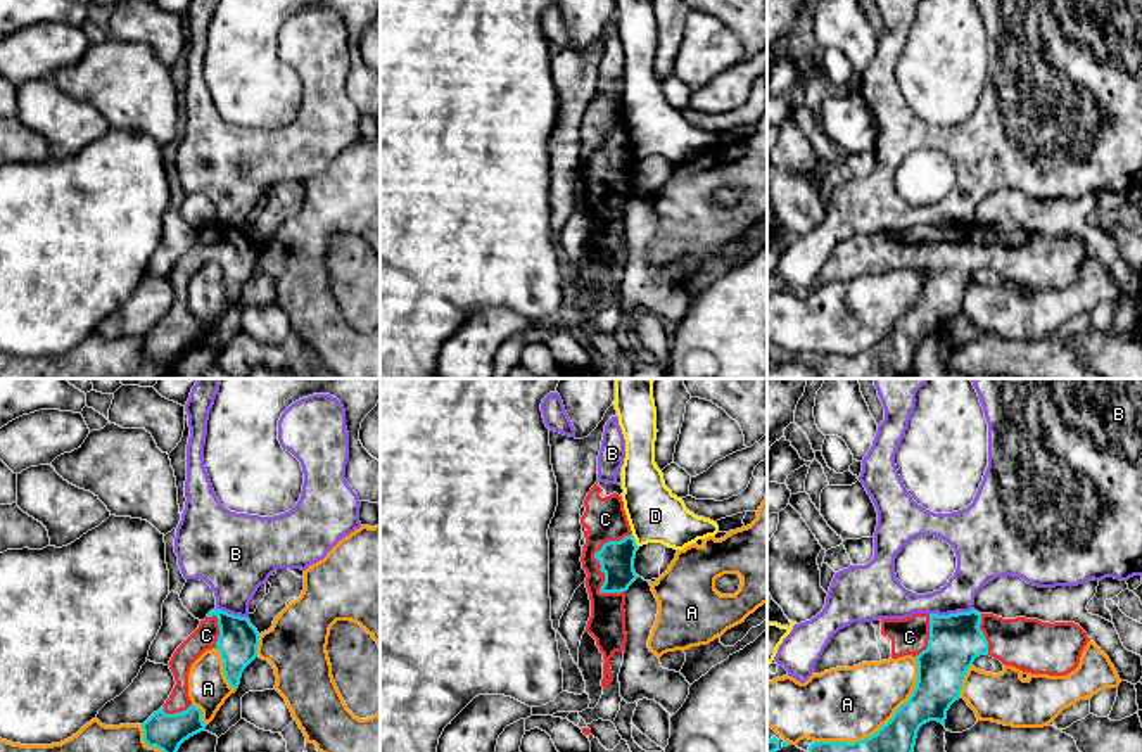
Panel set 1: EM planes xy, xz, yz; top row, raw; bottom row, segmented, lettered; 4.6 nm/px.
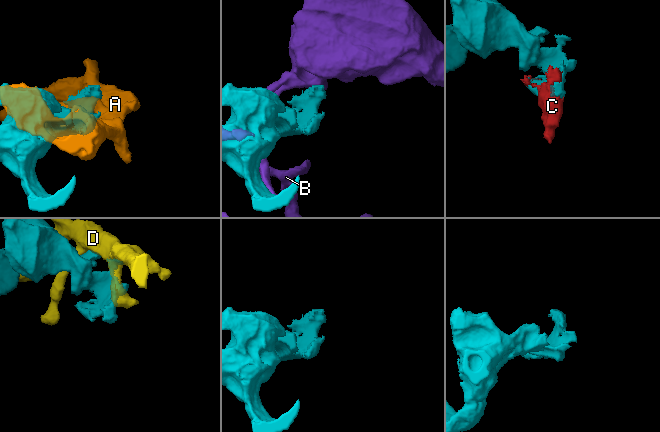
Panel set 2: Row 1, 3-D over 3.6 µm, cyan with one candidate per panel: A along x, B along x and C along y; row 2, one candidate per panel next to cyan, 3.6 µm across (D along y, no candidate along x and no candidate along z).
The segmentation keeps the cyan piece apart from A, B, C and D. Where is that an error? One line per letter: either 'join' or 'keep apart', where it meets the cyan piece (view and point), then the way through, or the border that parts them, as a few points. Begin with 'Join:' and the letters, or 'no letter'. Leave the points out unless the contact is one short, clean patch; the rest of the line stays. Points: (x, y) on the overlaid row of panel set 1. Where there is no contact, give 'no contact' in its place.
Join: C
A: keep apart; meets cyan in yz at (883, 725)
B: keep apart; meets cyan in yz at (951, 614)
C: join; meets cyan in xz at (595, 555)
D: keep apart; meets cyan in xz at (634, 540)

